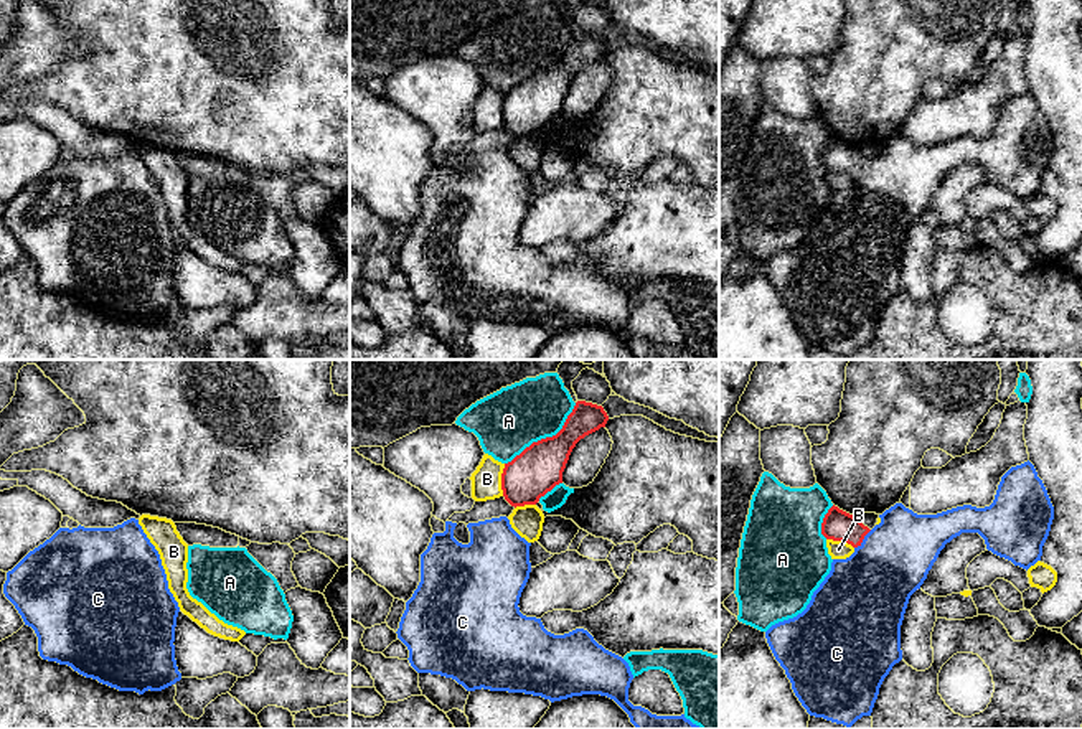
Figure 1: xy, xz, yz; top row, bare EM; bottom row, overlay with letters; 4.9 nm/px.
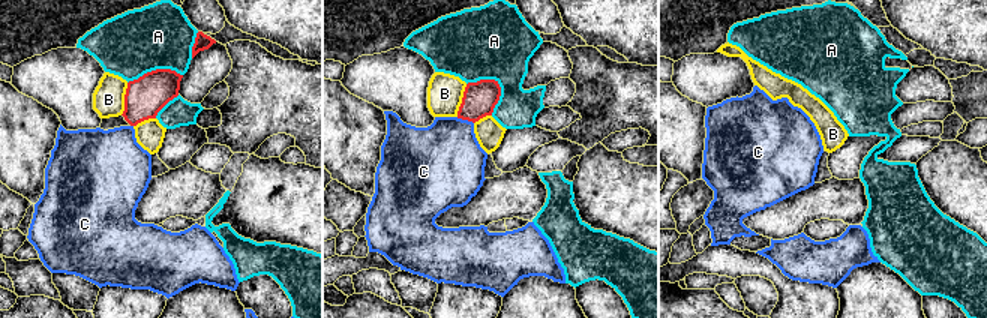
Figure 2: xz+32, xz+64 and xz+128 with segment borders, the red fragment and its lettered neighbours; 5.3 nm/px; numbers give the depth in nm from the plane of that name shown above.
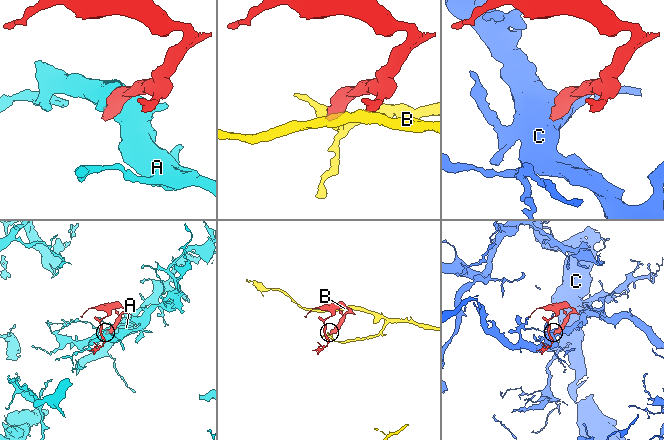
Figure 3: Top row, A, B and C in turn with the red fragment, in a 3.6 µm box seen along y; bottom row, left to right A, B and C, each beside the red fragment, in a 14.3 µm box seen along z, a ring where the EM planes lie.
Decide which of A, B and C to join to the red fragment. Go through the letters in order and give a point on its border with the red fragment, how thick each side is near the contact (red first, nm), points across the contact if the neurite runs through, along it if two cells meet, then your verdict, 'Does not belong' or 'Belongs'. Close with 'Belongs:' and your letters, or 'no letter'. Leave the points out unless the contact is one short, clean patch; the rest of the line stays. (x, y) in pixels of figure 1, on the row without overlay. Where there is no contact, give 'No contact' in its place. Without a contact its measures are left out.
A: Touches red at xz (546, 68). Thickness 240 nm (red) against 320 nm. Does not belong
B: Touches red at xz (502, 111). Thickness 240 nm (red) against 140 nm. Boundary: xz (505, 94), (502, 126). Does not belong
C: Touches red at yz (863, 169). Thickness 150 nm (red) against 380 nm. Path across: yz (838, 155), (863, 169), (871, 177), (871, 218). Belongs
Belongs: C

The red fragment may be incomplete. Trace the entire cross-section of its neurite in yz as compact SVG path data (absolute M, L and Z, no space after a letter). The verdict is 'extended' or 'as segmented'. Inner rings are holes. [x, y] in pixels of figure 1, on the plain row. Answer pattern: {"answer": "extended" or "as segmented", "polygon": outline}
{"answer": "extended", "polygon": "M1028 91L1001 107L990 137L963 135L937 145L917 145L896 134L879 148L881 153L869 160L859 147L833 135L823 148L821 165L851 175L854 183L833 190L830 205L802 244L765 262L775 290L807 343L848 360L863 346L871 346L884 308L902 290L901 256L909 229L920 219L945 175L962 163L978 163L988 181L1028 201L1041 191L1054 137Z"}

